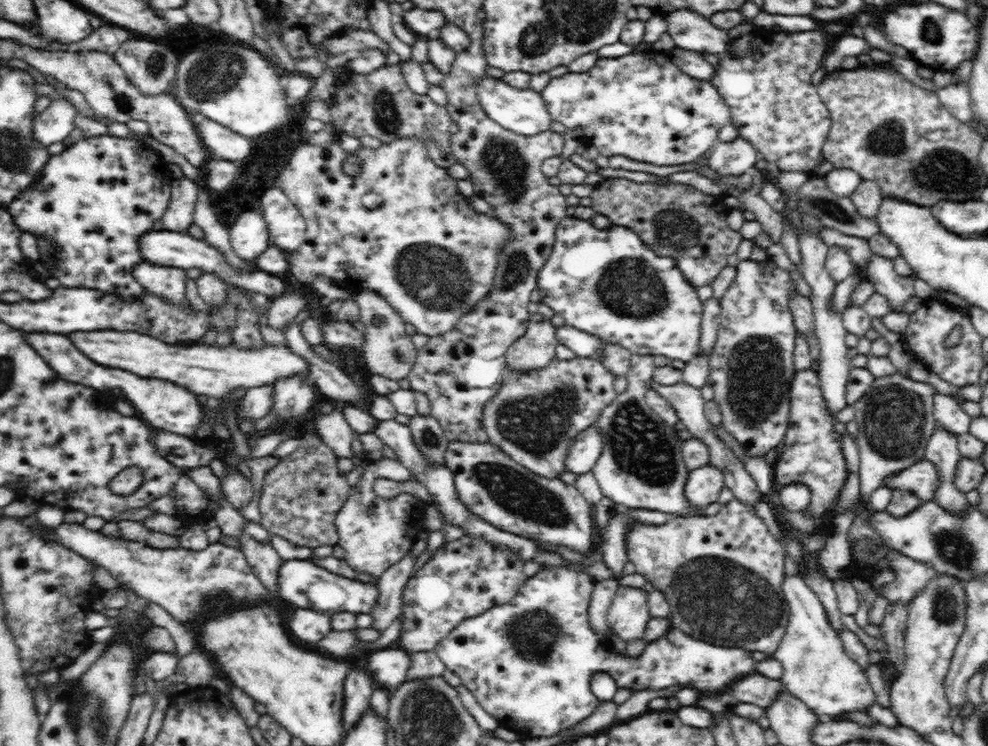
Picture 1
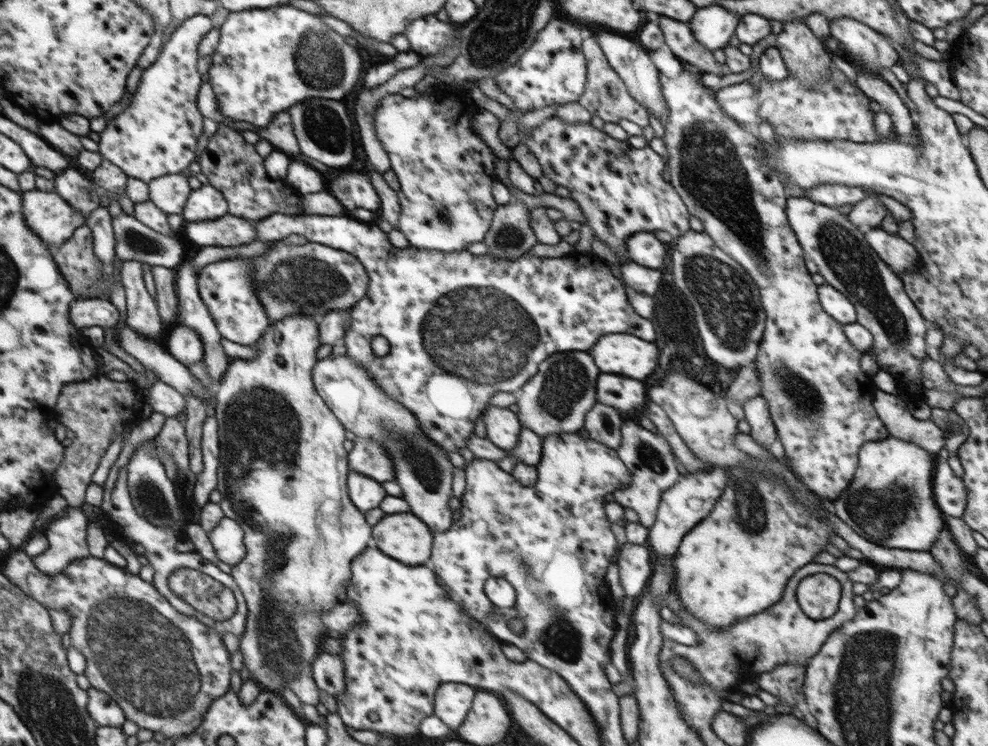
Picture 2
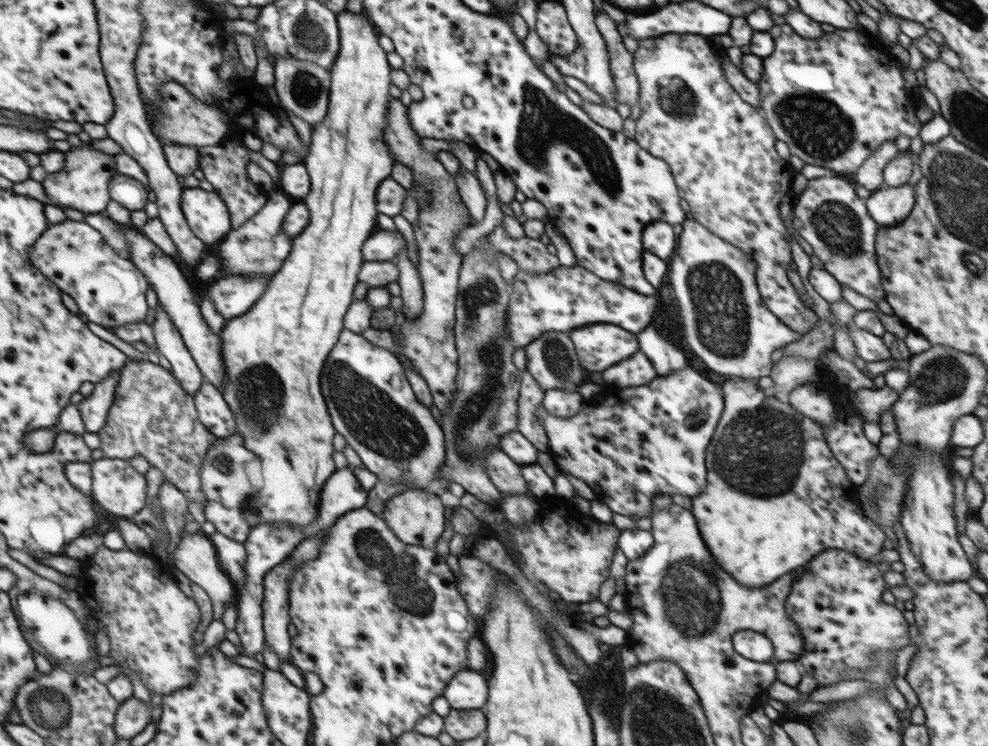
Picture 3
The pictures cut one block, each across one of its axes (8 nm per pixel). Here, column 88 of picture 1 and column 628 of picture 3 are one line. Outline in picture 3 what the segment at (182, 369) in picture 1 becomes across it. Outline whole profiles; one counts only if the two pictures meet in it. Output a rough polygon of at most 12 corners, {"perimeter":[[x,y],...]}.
{"perimeter":[[612,324],[569,332],[582,368],[602,372],[638,352]]}

